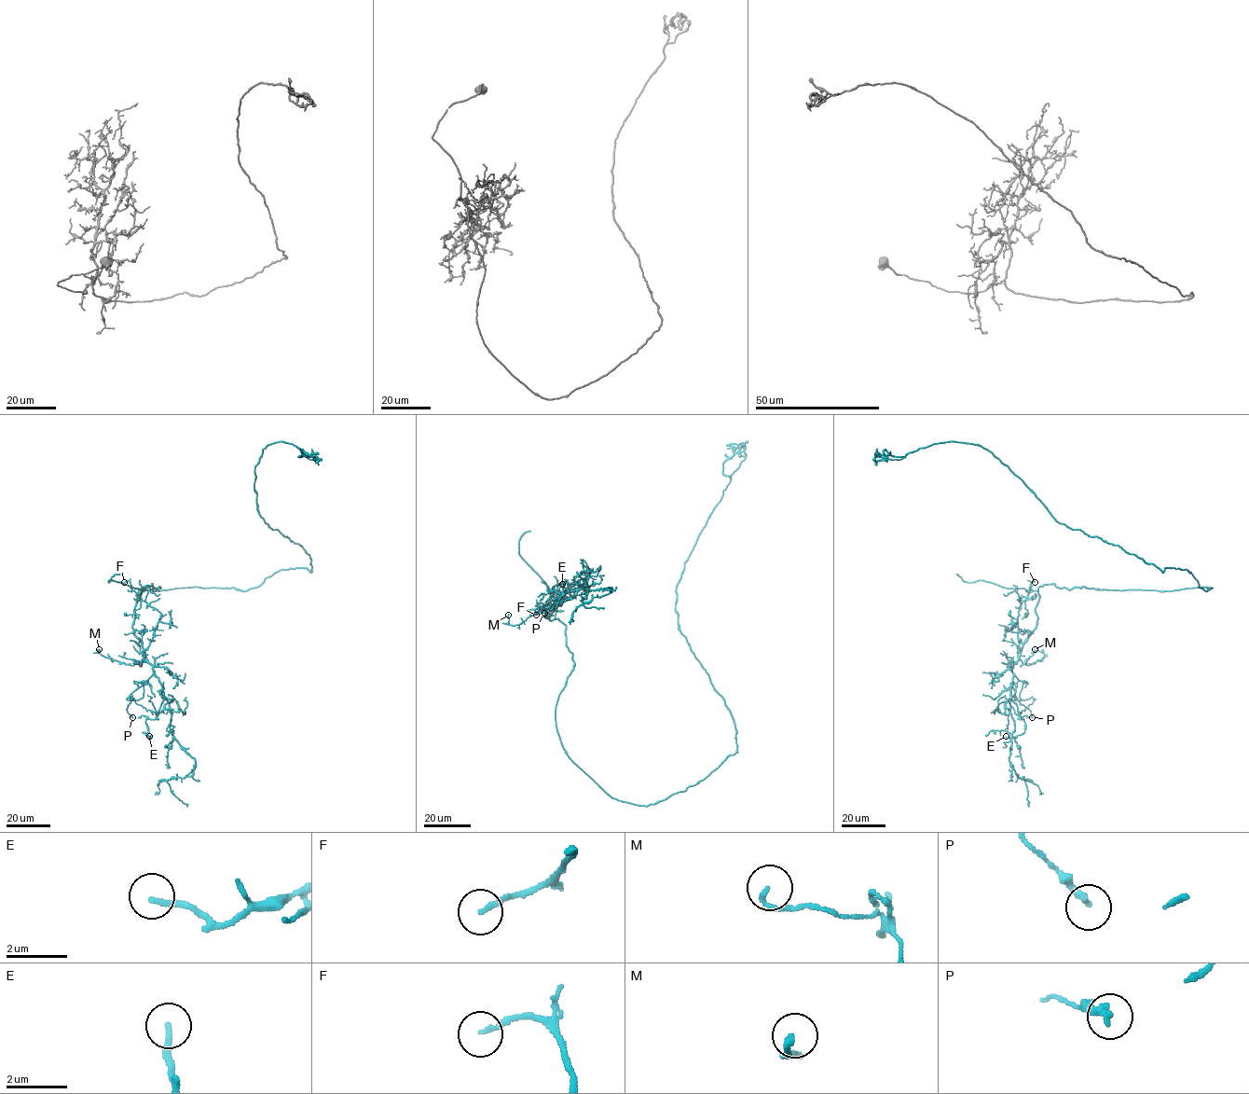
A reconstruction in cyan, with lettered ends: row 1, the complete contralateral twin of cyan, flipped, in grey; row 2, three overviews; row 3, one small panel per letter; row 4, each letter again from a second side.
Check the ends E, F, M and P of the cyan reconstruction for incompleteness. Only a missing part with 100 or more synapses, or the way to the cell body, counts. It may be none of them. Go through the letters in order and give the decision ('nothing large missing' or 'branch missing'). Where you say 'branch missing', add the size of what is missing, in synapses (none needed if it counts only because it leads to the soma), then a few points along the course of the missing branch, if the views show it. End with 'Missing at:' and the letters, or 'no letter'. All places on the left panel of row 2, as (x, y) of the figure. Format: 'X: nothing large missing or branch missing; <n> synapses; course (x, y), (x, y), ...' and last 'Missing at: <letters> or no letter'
E: nothing large missing
F: nothing large missing
M: nothing large missing
P: nothing large missing
Missing at: no letter

